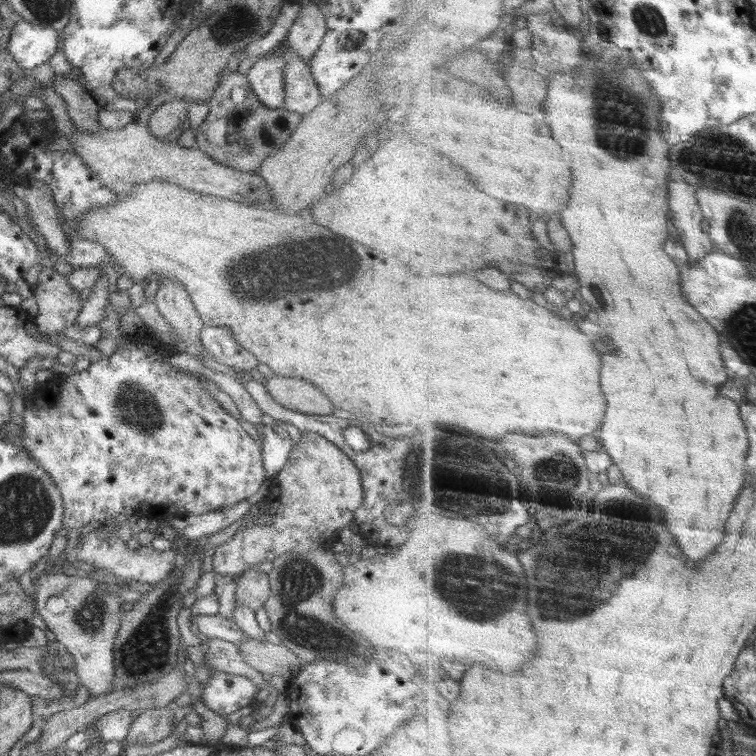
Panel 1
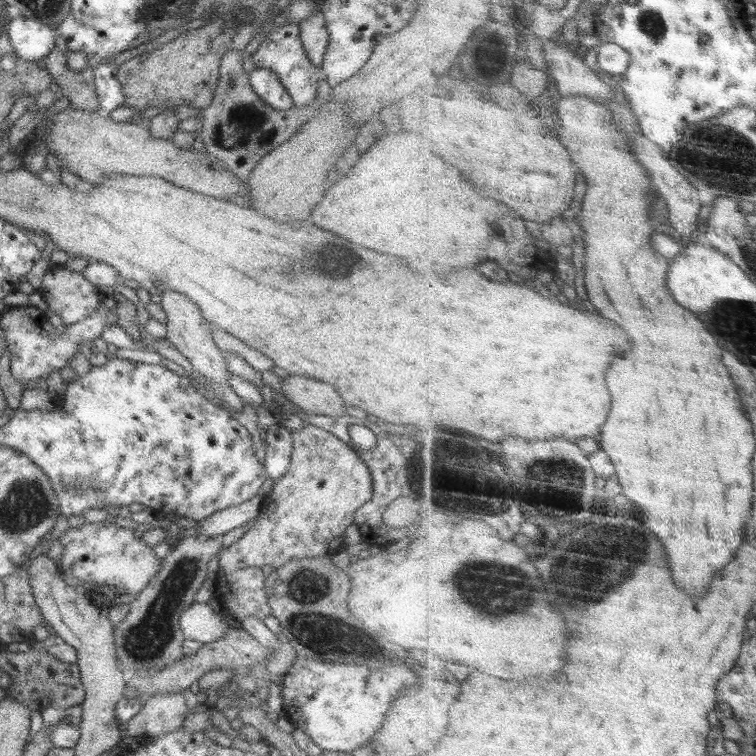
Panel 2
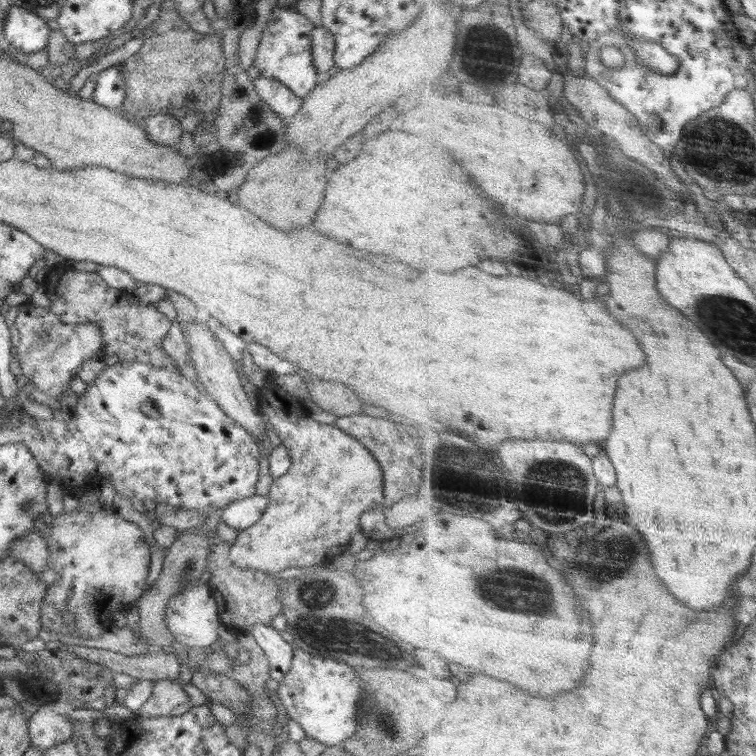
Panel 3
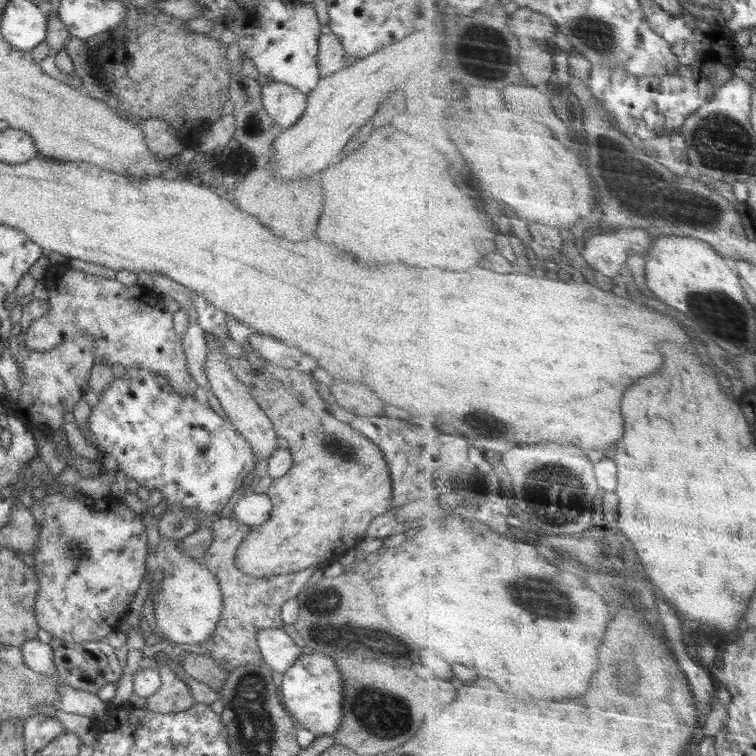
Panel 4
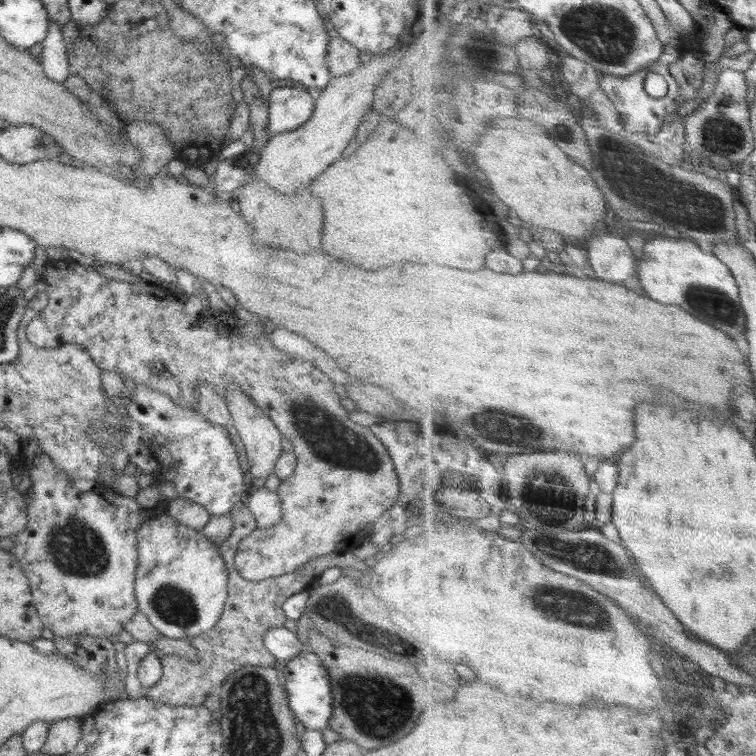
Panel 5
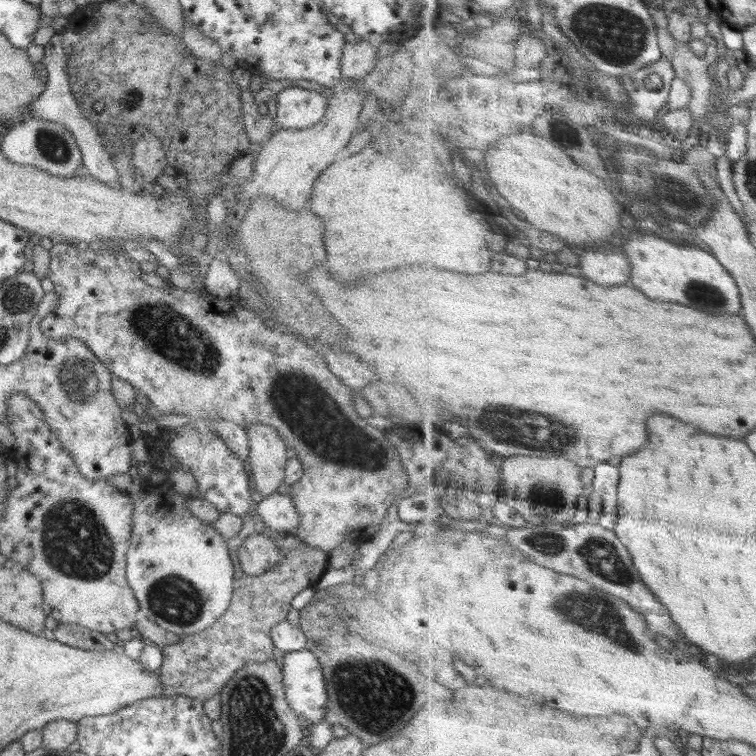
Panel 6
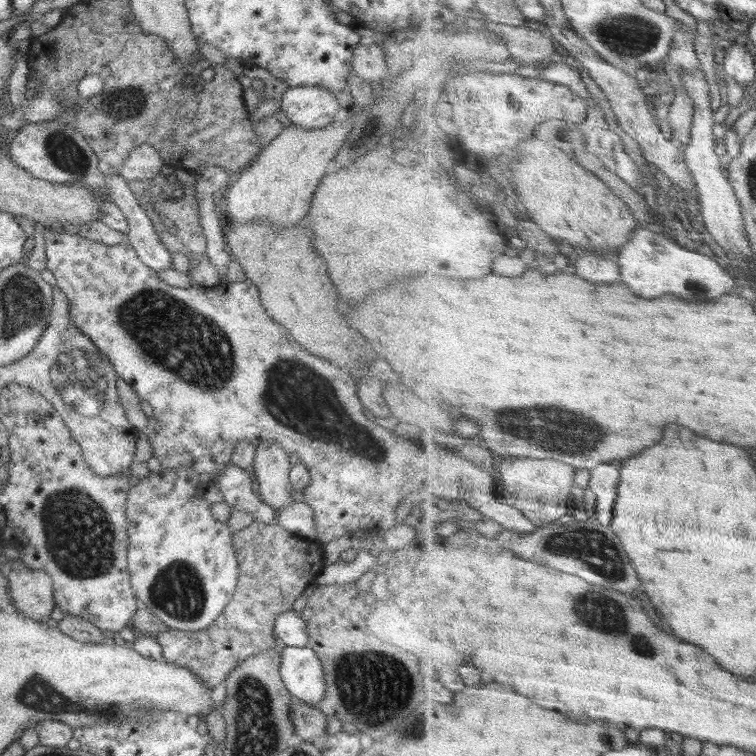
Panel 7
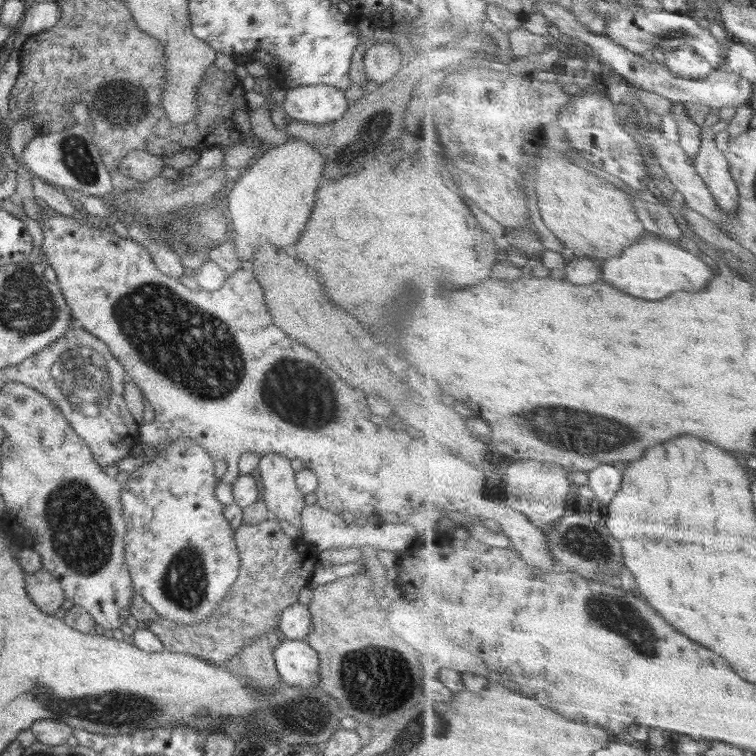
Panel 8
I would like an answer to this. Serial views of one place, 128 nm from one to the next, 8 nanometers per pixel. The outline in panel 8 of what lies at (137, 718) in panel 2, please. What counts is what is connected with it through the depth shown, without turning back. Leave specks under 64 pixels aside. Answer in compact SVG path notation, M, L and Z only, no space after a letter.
M275 518L238 527L234 539L240 560L239 575L218 612L198 624L172 622L157 615L145 626L162 641L165 650L194 654L194 657L206 659L212 665L224 666L252 640L278 625L282 611L298 602L300 590L308 586L315 567L319 565L319 552L314 546L305 543L299 535L286 535L281 522L276 522Z

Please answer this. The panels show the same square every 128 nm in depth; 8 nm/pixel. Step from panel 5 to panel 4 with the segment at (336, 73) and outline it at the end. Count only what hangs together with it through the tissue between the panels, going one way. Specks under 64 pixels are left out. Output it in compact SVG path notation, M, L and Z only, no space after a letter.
M332 31L319 34L318 47L318 71L321 78L335 74L351 63L340 39Z

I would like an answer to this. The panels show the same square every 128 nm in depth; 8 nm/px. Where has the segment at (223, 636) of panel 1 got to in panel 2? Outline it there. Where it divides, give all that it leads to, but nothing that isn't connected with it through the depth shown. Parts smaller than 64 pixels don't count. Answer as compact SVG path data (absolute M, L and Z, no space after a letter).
M192 602L192 605L182 611L179 625L185 638L204 644L220 640L230 627L225 616L210 607L210 602Z

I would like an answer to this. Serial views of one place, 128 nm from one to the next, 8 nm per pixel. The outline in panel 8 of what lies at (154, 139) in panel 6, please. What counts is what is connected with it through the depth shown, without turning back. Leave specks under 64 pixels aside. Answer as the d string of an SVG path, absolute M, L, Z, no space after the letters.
M131 150L118 166L119 171L133 182L146 183L161 176L165 163L162 157L145 150Z

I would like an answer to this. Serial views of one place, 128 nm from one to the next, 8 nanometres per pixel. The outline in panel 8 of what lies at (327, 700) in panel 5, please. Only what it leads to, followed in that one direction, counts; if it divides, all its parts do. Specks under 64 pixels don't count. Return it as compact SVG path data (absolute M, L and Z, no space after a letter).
M285 638L273 652L281 680L288 686L315 688L320 682L318 653L304 640Z

